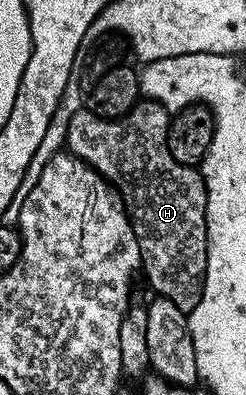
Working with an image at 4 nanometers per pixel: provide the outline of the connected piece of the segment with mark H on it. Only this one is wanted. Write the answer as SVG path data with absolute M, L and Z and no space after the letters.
M147 98L127 112L125 116L108 120L92 111L91 107L81 107L68 127L67 151L86 162L120 193L124 199L124 209L132 223L134 234L140 247L142 276L148 279L156 296L164 296L178 310L185 314L194 310L204 293L204 279L208 265L208 231L206 230L206 202L208 191L204 178L195 167L180 164L168 149L168 125L170 113L161 104Z

